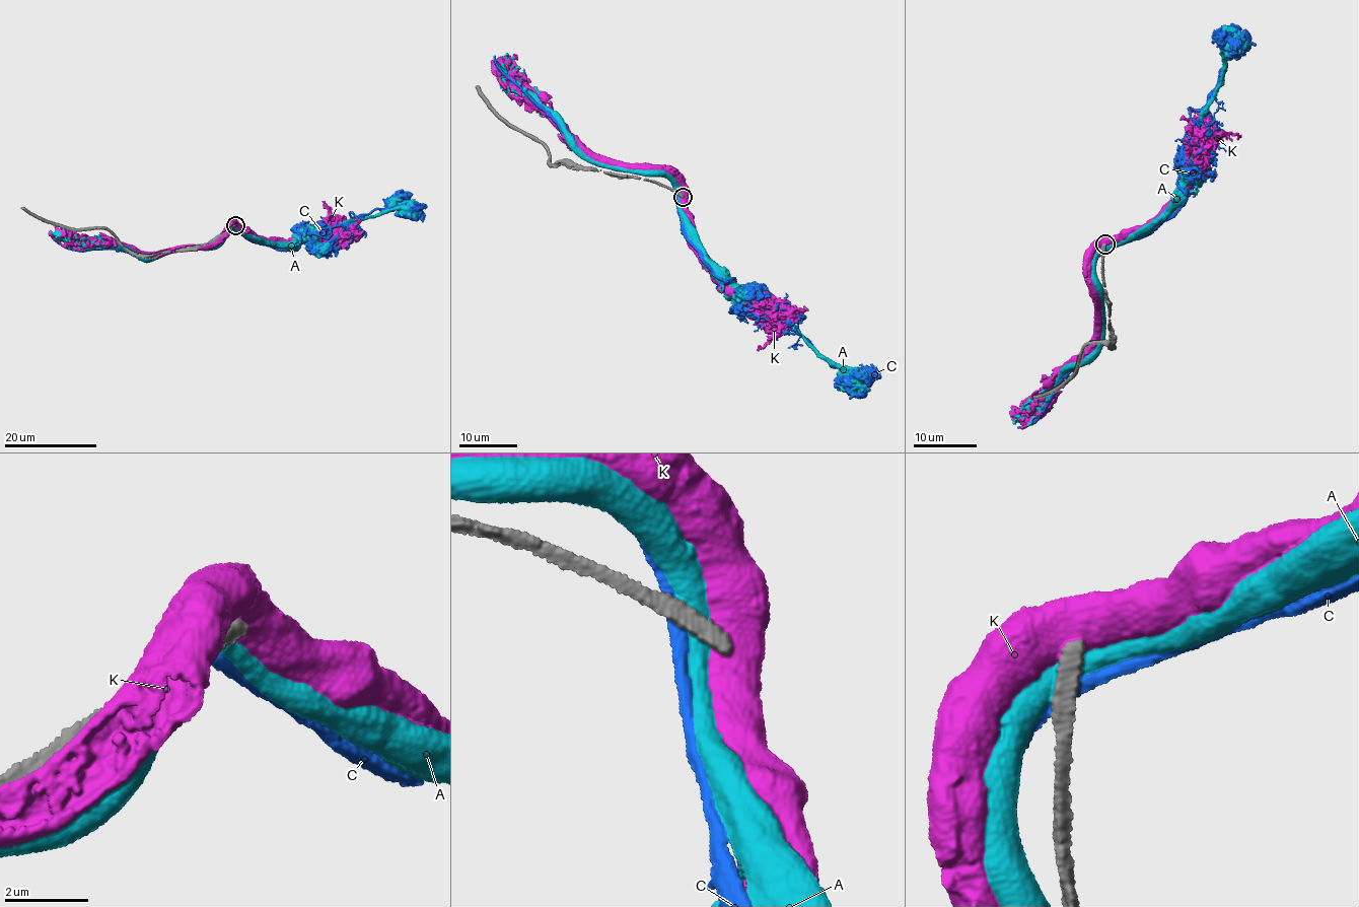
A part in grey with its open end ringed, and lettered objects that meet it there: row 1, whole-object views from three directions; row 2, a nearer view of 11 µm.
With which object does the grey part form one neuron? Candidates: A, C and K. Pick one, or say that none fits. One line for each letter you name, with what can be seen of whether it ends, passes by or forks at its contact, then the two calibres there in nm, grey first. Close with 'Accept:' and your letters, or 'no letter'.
Accept: no letter

